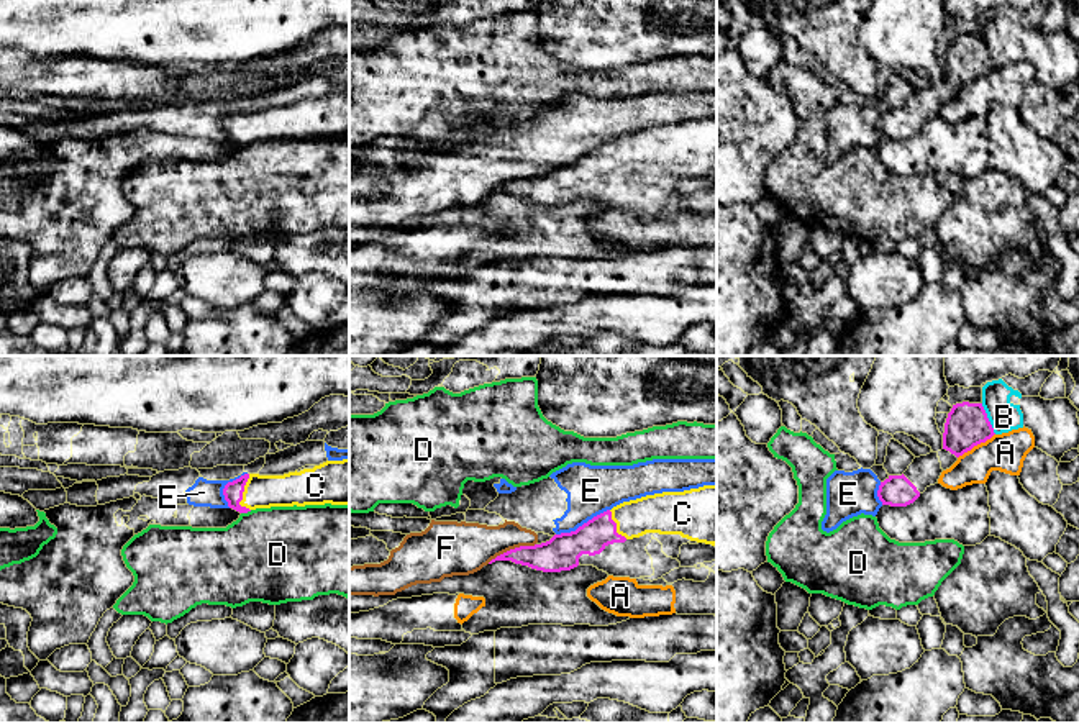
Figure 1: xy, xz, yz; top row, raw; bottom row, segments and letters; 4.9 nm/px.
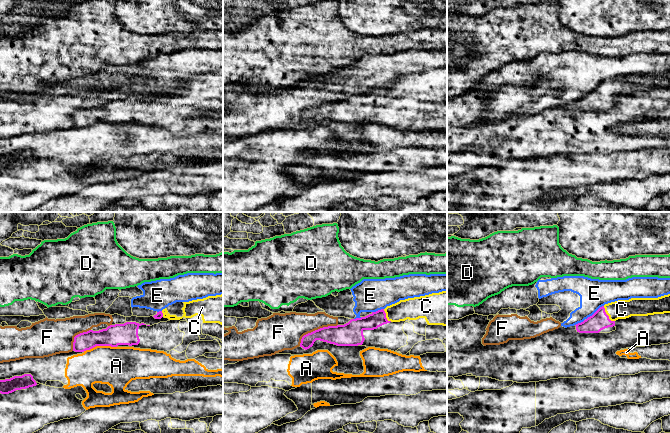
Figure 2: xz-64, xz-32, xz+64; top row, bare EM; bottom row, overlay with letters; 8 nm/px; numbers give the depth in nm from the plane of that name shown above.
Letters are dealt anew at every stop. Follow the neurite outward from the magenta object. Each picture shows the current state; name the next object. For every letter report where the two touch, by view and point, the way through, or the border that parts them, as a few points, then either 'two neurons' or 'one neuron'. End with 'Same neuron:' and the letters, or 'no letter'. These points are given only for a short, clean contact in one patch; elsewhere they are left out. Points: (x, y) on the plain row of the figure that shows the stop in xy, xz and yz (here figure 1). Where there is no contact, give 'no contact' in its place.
A: yz (976, 77) | two neurons
B: yz (987, 51) | two neurons
C: xy (241, 127) | across xy (233, 123), (241, 127), (291, 122) | one neuron
D: xy (246, 145) | along xy (251, 143), (241, 146) | two neurons
E: xz (584, 156) | along xz (609, 141), (574, 163), (556, 168) | two neurons
F: xz (510, 182) | two neurons
Same neuron: C

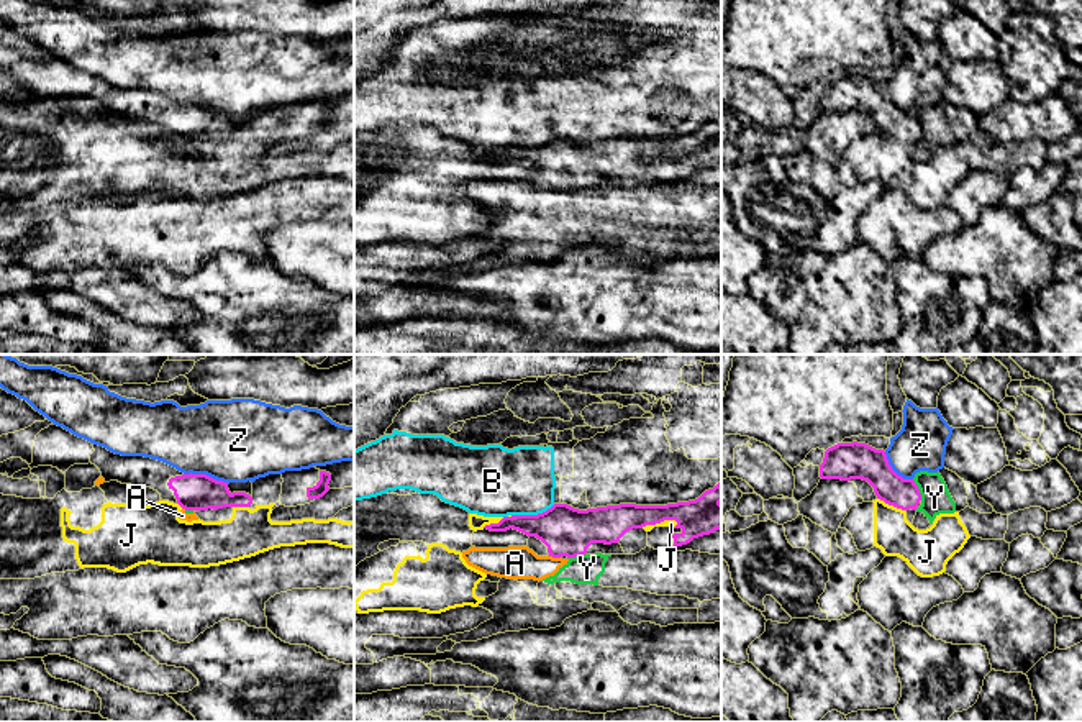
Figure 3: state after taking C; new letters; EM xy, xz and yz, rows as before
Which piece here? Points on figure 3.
A: xz (554, 189) | along xz (550, 187), (559, 191) | two neurons
B: xz (533, 148) | two neurons
J: xz (659, 155) | two neurons
Y: yz (918, 122) | along yz (912, 112), (922, 132) | two neurons
Z: xy (205, 107) | two neurons
Same neuron: no letter

